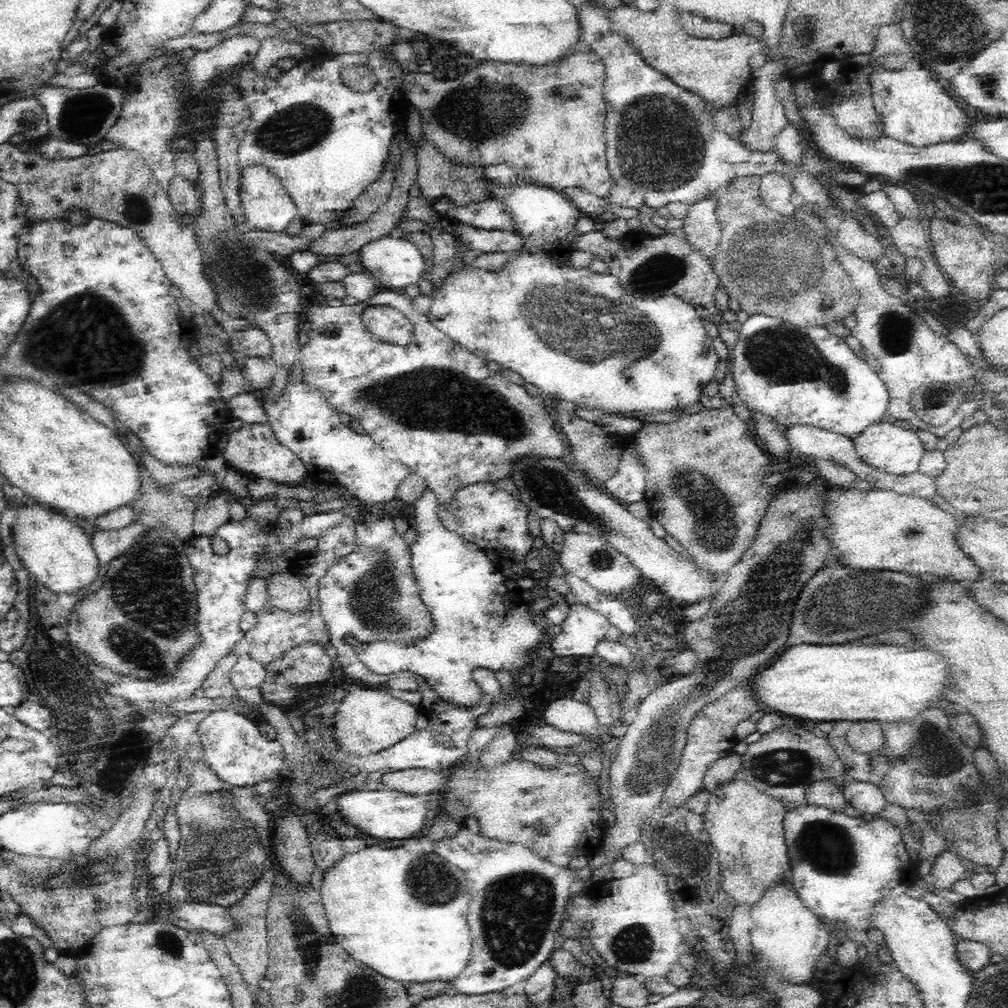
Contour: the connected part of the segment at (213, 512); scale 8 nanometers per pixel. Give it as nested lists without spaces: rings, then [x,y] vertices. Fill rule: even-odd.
[[[226,496],[214,499],[198,499],[193,518],[193,536],[210,536],[214,528],[231,521]]]

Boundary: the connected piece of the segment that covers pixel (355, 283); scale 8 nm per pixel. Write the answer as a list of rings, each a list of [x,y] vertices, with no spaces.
[[[388,234],[364,243],[357,252],[360,256],[360,264],[364,266],[365,271],[348,272],[341,280],[346,291],[343,301],[348,306],[370,300],[377,294],[379,285],[387,290],[401,291],[405,286],[416,283],[425,272],[426,264],[416,248],[404,239],[390,237]]]

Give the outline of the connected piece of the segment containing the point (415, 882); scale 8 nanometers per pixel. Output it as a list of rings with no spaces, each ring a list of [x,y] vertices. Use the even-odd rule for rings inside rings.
[[[370,846],[344,853],[323,870],[319,891],[336,944],[361,965],[394,982],[448,982],[464,970],[471,954],[471,934],[464,918],[469,904],[465,876],[434,851],[425,855],[428,860],[414,860],[402,848]]]

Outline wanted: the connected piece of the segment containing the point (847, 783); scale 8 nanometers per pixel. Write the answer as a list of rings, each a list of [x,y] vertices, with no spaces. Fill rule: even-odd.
[[[850,779],[840,782],[840,787],[849,805],[862,815],[876,817],[887,804],[882,791],[874,783]]]

